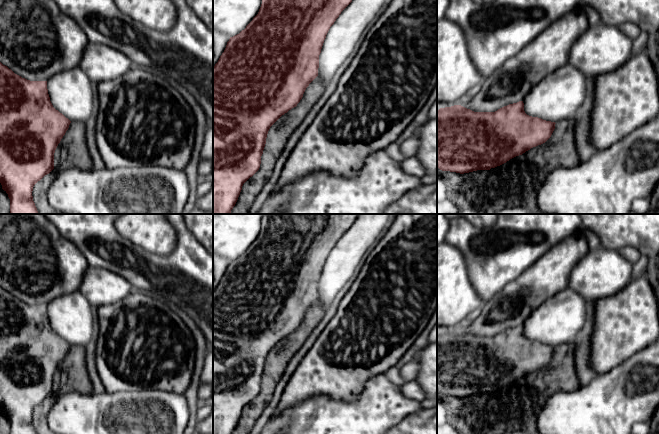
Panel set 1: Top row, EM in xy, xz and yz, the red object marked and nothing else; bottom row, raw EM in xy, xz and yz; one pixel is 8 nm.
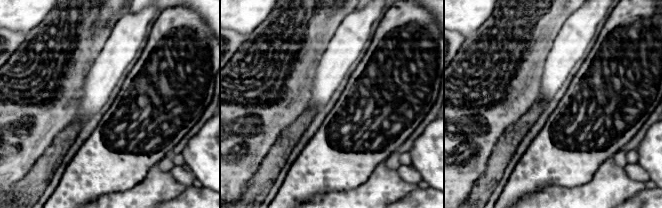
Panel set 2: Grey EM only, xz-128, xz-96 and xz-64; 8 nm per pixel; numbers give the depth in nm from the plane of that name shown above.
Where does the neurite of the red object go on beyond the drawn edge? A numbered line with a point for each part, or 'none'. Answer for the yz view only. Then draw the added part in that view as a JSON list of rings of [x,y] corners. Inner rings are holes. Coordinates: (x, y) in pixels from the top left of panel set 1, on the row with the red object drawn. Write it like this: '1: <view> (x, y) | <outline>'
none

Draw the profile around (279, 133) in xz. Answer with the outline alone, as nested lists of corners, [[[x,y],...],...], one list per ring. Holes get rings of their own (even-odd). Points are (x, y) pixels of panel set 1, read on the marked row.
[[[316,77],[306,88],[297,106],[282,115],[270,127],[261,156],[260,168],[243,184],[238,200],[230,214],[248,214],[255,198],[272,175],[288,139],[321,98],[326,86],[327,84]]]

